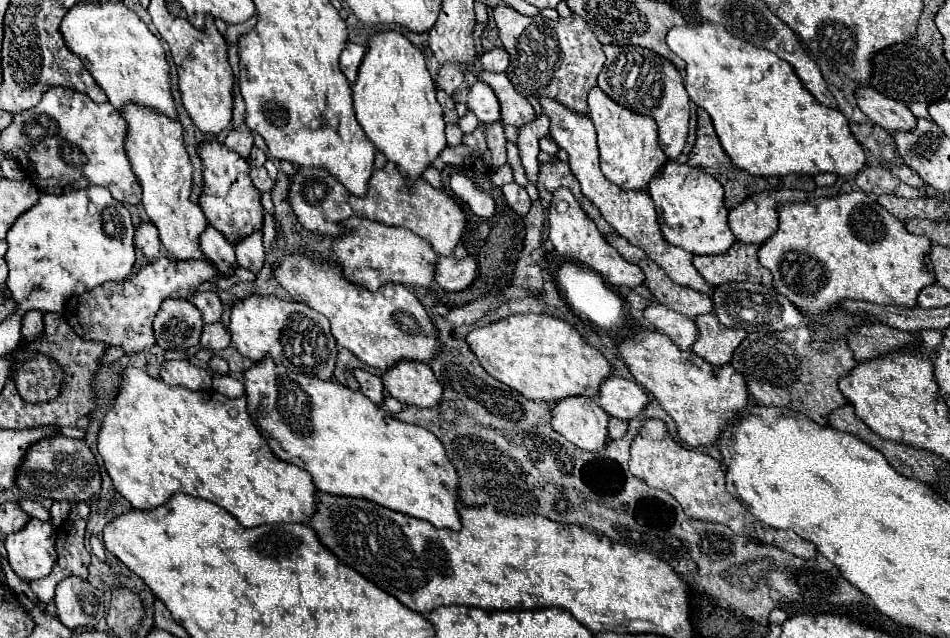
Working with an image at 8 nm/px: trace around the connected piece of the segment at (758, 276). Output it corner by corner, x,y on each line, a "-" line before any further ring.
736,241
726,253
722,255
696,255
694,267
700,275
712,285
724,283
738,283
738,281
754,281
766,287
772,285
772,275
766,267
758,261
760,245
746,245

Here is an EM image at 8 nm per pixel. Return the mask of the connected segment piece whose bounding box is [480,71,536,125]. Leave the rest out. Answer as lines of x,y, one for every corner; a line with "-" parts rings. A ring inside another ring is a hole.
482,71
480,81
488,83
494,89
496,97
500,99
501,121
508,125
526,125
532,123
532,119
536,119
536,113
528,103
528,99
516,93
516,89
512,87
512,83
504,73

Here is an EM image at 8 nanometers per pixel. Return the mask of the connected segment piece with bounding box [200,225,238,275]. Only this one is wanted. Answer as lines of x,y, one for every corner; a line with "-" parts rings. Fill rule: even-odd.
212,225
206,227
206,231
200,237
200,245
202,251
206,253
206,257
216,265
216,269
222,275
232,275
238,267
236,263
236,255
234,255
234,245
228,243
224,239
224,235
220,231
216,231

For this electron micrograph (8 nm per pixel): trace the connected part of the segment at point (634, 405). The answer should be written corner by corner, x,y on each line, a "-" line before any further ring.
612,375
600,385
598,403
612,417
630,421
642,413
642,409
650,403
650,397
638,383

